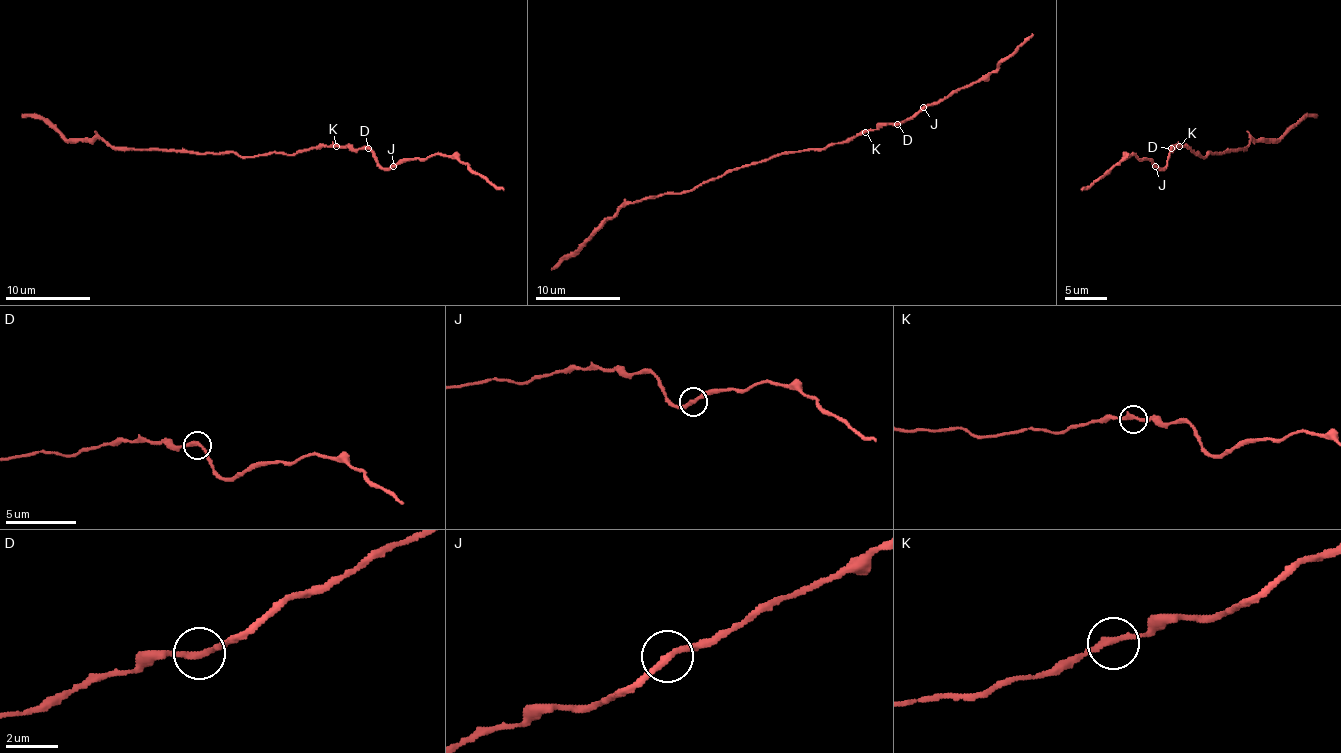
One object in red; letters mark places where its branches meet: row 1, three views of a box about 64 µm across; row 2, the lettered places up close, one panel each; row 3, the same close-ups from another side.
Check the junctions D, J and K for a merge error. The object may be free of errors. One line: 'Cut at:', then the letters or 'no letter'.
Cut at: no letter

